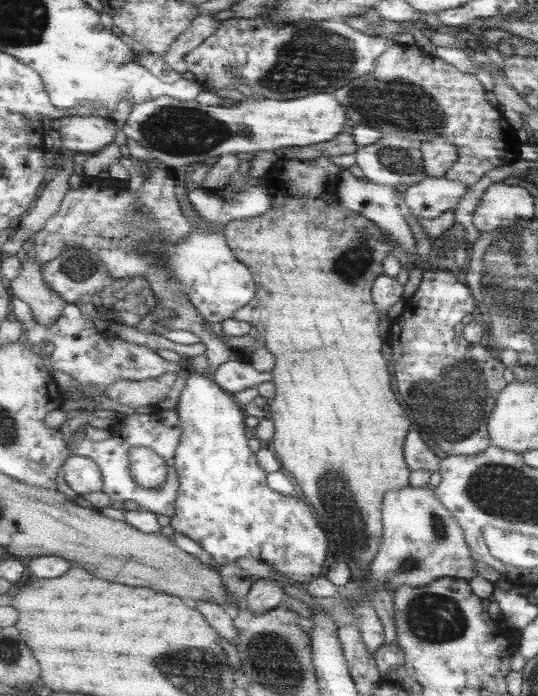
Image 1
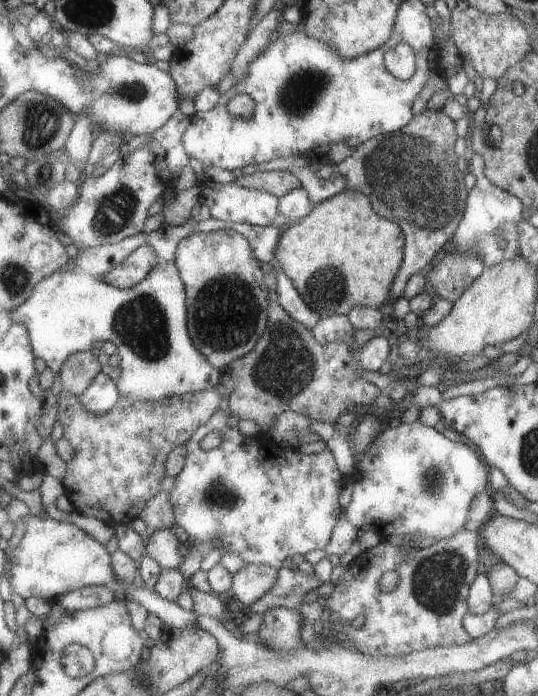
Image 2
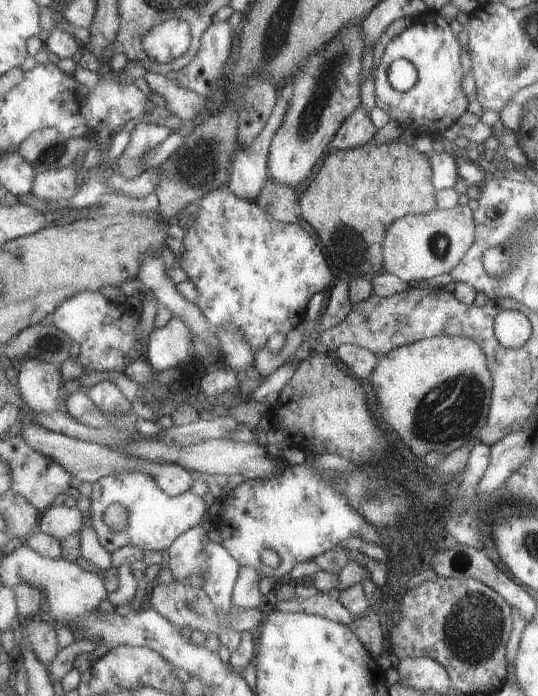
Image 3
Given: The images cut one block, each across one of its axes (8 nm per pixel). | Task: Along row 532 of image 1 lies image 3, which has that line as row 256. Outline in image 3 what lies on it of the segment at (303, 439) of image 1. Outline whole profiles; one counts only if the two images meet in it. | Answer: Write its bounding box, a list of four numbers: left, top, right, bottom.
[301,142,437,282]

